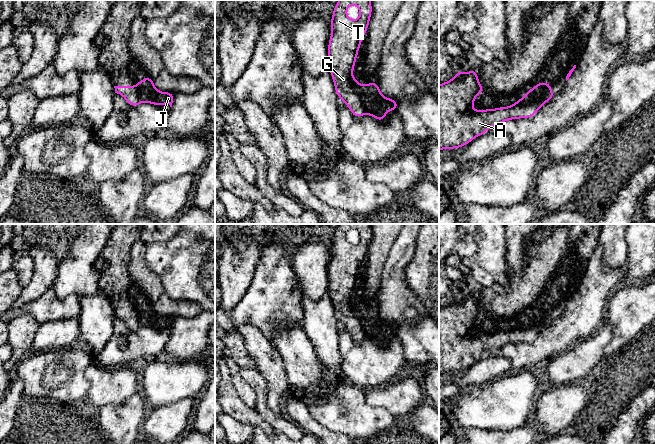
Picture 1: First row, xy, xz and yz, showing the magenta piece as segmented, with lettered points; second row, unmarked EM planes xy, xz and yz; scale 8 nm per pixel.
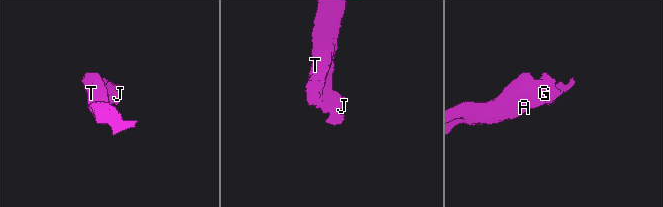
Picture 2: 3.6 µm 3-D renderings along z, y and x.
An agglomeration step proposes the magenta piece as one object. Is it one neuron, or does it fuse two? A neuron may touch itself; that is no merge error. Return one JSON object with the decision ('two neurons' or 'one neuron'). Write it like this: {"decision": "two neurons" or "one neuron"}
{"decision": "two neurons"}

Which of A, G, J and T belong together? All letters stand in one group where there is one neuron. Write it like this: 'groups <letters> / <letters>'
groups A G T / J

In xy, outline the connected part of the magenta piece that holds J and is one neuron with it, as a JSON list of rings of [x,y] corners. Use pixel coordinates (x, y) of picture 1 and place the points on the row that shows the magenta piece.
[[[150,76],[137,82],[137,91],[140,103],[145,102],[157,106],[169,104],[172,107],[175,94],[172,92],[158,91],[154,86],[154,79]]]

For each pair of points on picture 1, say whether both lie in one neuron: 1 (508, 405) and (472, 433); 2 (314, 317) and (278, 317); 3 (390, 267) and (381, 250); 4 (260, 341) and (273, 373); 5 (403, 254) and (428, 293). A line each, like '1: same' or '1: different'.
1: different
2: different
3: different
4: same
5: different

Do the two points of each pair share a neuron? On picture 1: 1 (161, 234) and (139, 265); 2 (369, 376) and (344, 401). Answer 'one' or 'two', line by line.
1: one
2: two

